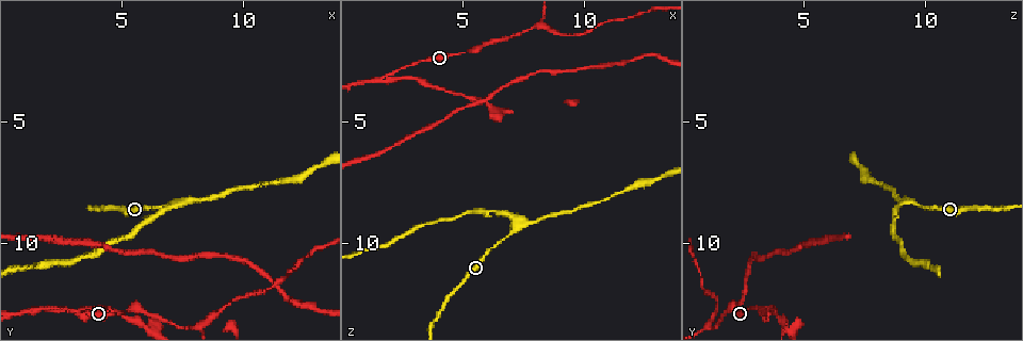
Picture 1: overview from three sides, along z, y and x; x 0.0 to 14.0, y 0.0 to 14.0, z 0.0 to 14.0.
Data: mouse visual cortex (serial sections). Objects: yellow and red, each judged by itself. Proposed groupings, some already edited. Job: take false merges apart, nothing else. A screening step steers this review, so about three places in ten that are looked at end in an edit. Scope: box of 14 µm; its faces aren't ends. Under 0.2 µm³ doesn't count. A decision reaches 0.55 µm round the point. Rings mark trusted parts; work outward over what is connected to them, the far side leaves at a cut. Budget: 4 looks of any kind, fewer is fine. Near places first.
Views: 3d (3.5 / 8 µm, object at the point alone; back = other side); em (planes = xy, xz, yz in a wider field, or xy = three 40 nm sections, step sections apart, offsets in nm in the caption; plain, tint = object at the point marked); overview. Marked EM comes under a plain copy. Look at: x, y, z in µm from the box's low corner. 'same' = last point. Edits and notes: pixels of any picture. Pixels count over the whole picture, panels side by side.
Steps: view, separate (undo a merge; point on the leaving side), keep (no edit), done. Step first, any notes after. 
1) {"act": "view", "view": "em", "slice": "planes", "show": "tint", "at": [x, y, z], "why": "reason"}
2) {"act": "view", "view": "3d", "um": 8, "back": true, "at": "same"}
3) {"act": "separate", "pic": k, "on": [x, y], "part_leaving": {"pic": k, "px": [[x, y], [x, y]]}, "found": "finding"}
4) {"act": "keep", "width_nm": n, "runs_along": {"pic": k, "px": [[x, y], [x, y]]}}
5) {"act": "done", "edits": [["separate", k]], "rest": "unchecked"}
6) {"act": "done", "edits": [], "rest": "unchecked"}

{"act": "view", "view": "3d", "um": 3.5, "back": true, "at": [7.2, 8.3, 9.3], "why": "branch point"}

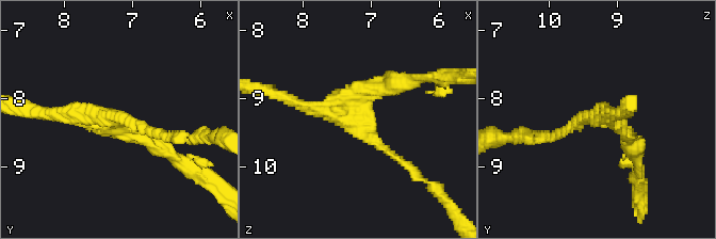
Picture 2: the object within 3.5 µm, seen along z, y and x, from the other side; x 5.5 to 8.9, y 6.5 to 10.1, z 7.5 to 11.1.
{"act": "view", "view": "em", "slice": "xy", "step": 1, "show": "tint", "at": [7.25, 8.30, 9.30]}

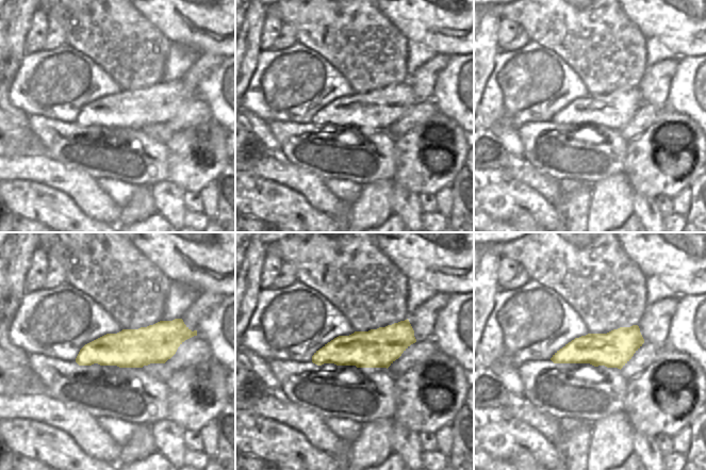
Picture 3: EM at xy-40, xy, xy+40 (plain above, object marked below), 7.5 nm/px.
{"act": "keep", "found": "all the same cell"}

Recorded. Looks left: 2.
{"act": "view", "view": "3d", "um": 3.5, "at": [5.1, 12.8, 2.2], "why": "sudden change in width"}

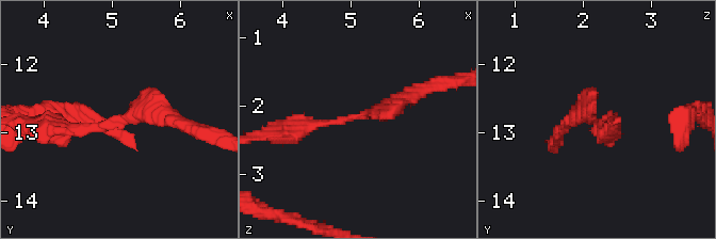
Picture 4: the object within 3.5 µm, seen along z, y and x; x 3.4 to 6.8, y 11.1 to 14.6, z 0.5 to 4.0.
{"act": "view", "view": "em", "slice": "xy", "step": 3, "show": "tint", "at": [5.05, 12.85, 2.20], "arm_widths_nm": [250, 250]}

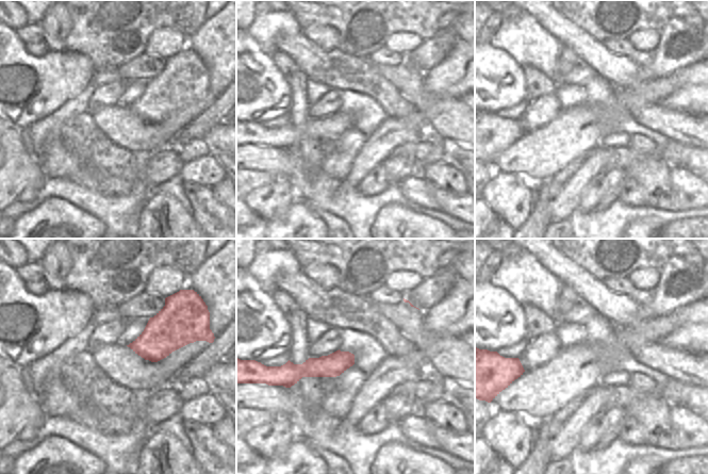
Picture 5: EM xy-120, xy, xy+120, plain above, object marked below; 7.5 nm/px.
{"act": "keep", "runs_along": {"pic": 5, "px": [[351, 357], [332, 365], [285, 366]]}, "found": "one cell here"}

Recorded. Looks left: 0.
{"act": "done", "edits": [], "rest": "unchecked"}

